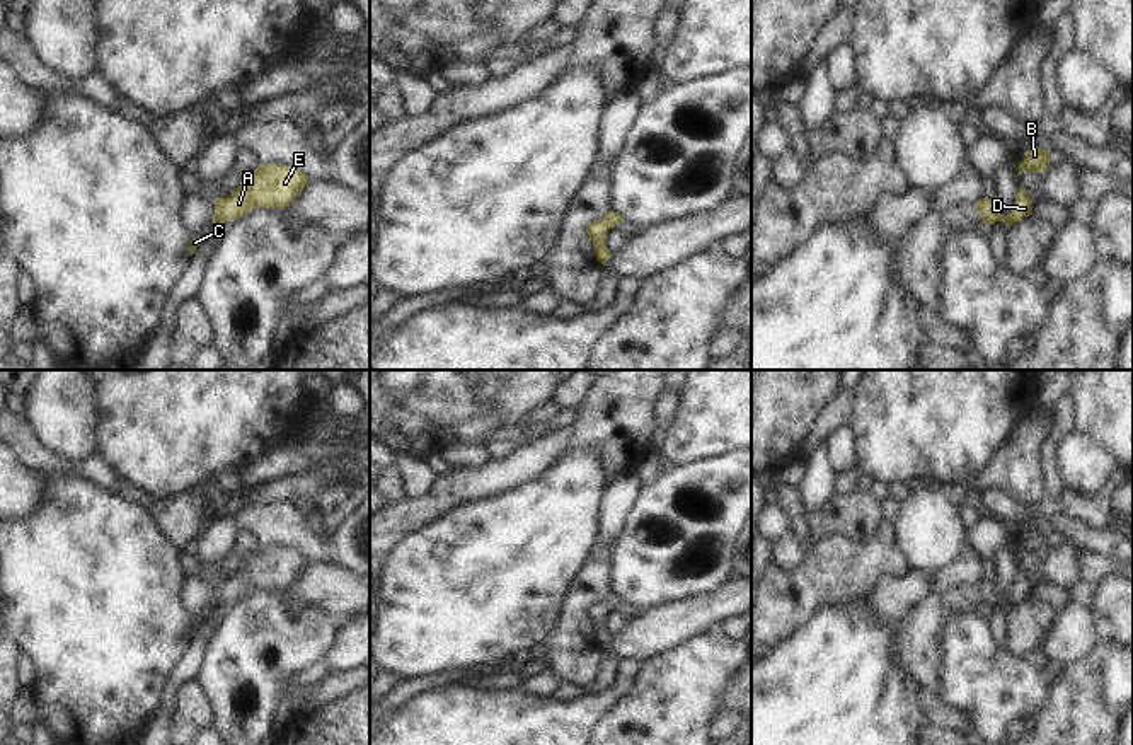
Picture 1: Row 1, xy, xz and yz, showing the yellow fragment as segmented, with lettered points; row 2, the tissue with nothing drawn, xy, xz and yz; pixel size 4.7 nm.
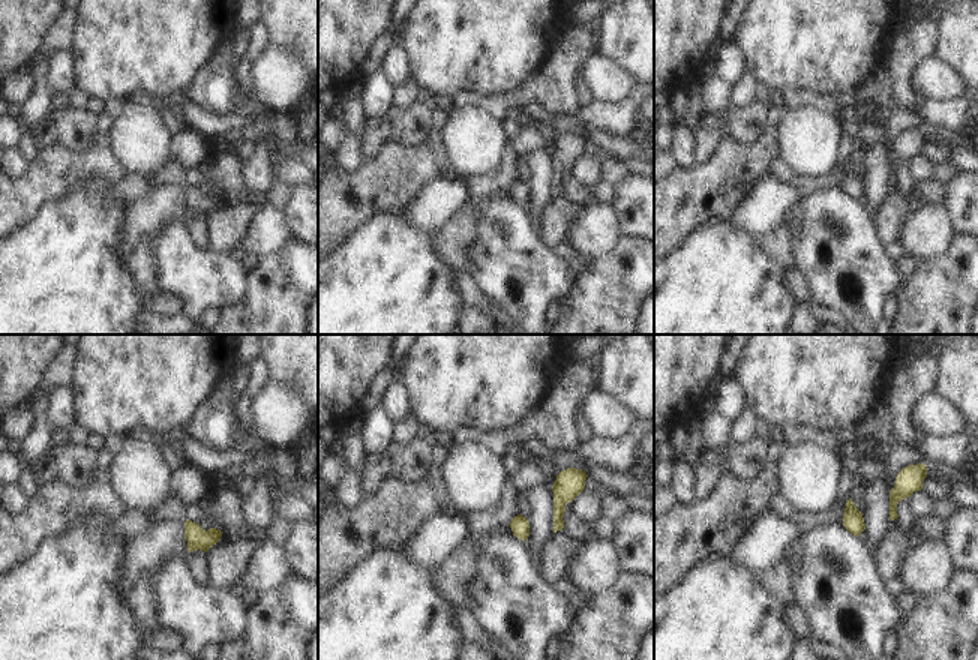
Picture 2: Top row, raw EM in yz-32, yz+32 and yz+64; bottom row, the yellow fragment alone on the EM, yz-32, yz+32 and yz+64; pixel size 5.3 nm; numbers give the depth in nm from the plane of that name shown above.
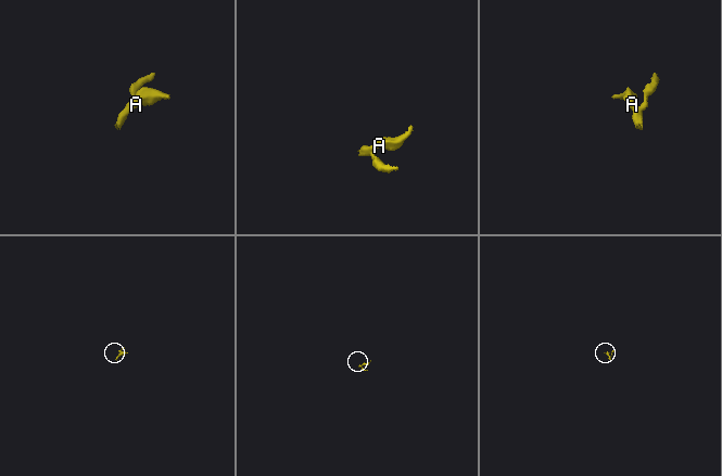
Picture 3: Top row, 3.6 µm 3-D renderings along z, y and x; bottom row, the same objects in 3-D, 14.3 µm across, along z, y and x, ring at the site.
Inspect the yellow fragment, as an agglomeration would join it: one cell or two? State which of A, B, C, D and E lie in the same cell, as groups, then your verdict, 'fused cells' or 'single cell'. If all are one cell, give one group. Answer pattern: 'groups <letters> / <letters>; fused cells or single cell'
groups A B C D E; single cell

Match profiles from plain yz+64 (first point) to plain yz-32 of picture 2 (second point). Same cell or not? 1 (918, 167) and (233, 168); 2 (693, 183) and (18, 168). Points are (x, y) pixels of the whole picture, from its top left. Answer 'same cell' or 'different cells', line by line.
1: different cells
2: different cells

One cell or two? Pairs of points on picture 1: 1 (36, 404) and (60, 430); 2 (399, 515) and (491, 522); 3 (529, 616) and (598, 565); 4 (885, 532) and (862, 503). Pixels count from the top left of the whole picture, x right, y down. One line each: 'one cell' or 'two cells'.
1: one cell
2: two cells
3: two cells
4: two cells

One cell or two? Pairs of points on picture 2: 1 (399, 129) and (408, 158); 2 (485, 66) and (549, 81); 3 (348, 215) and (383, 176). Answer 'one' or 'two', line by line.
1: two
2: two
3: one

